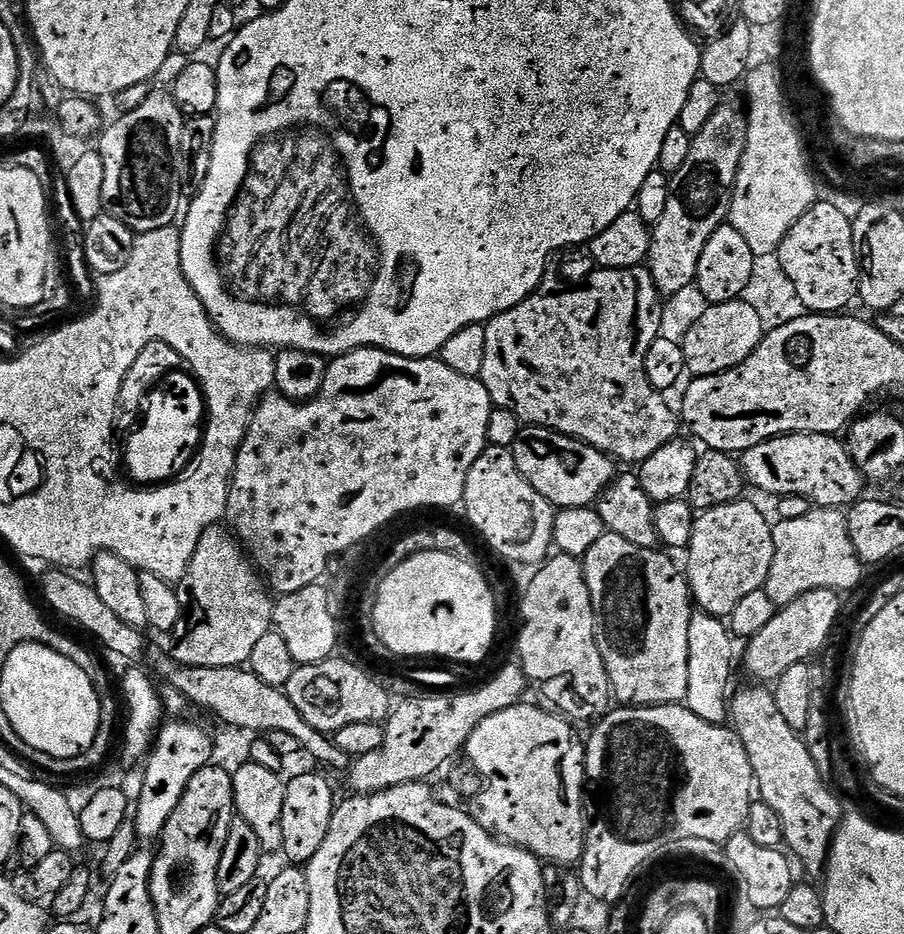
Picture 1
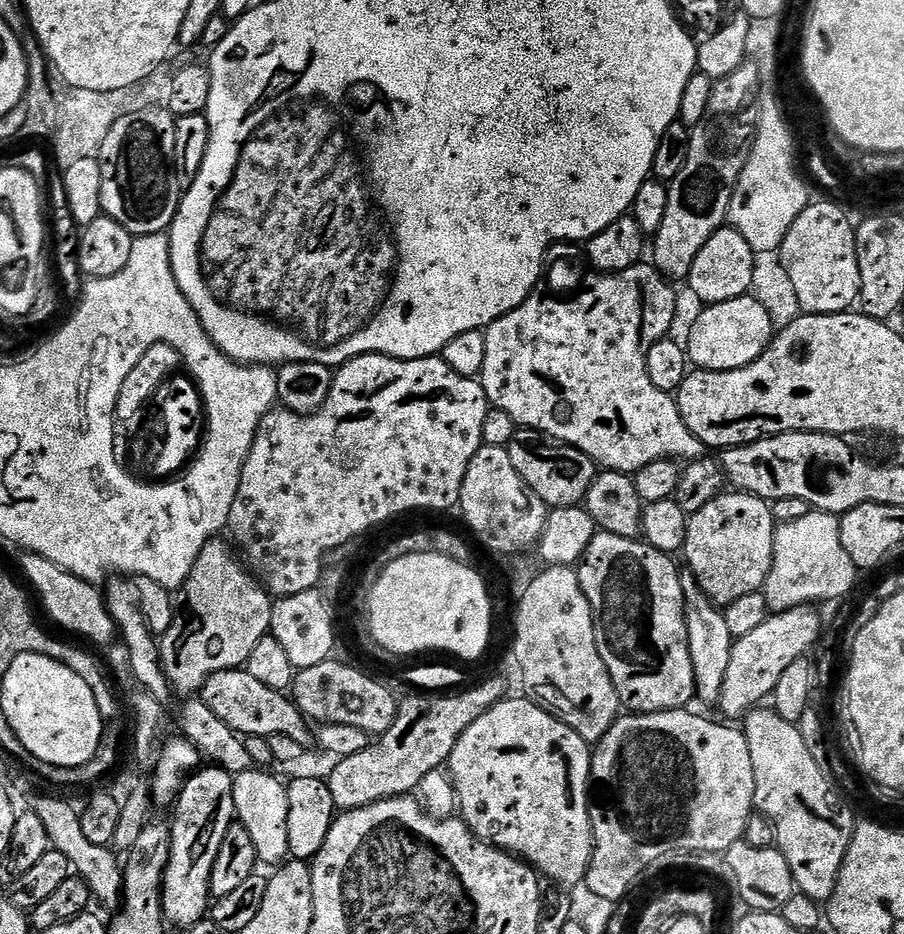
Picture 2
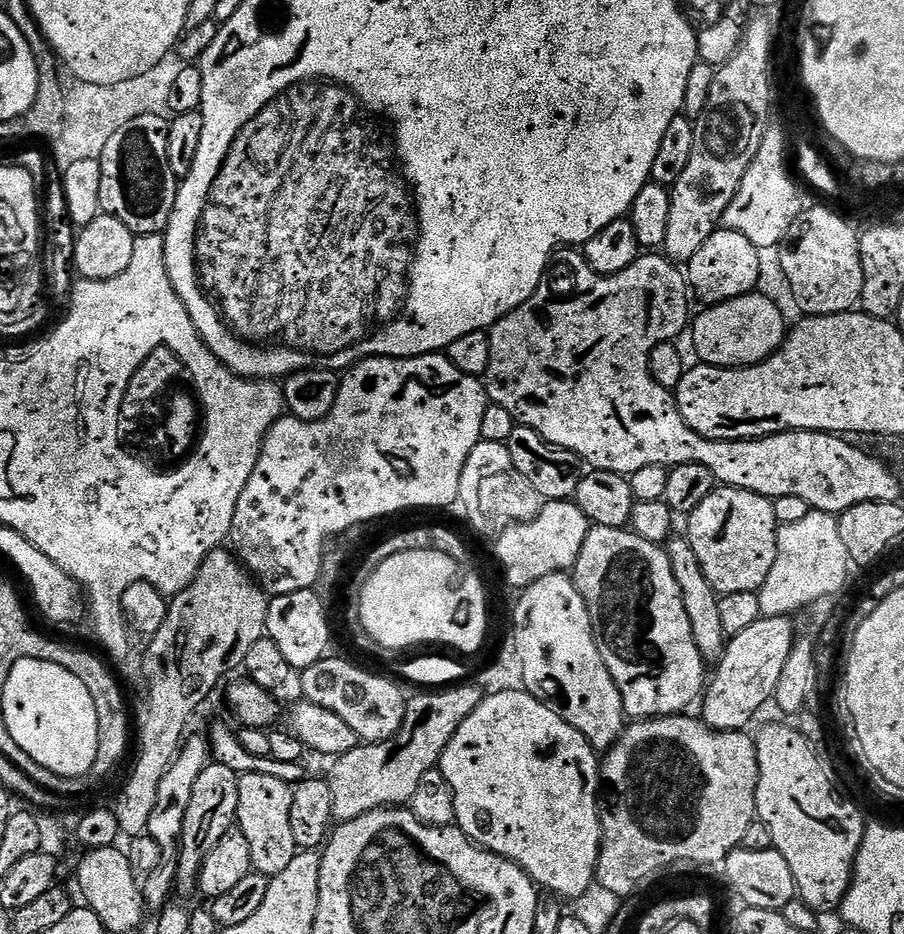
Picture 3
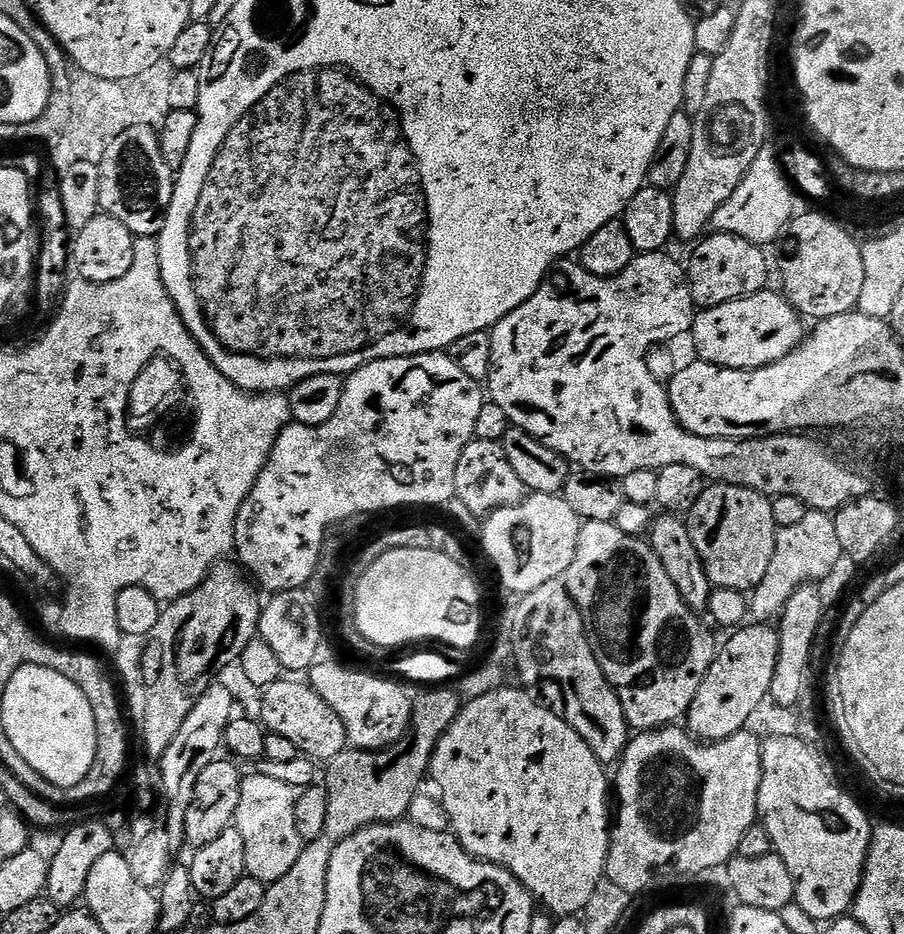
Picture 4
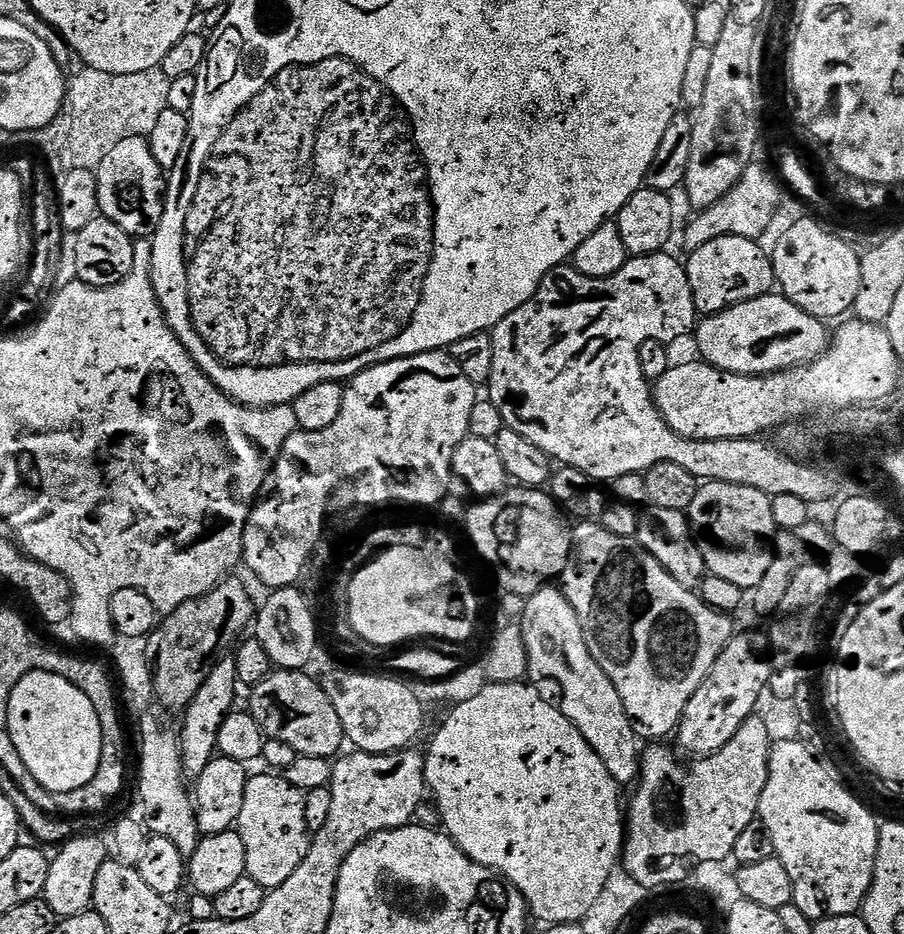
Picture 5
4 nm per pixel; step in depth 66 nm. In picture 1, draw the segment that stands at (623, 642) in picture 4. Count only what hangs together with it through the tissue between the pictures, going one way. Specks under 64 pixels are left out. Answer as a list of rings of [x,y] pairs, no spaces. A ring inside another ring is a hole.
[[[605,531],[604,536],[598,538],[598,542],[594,542],[594,546],[590,546],[588,553],[582,557],[586,586],[590,590],[590,598],[592,599],[594,614],[596,615],[596,641],[598,642],[598,650],[602,654],[602,662],[606,666],[608,683],[612,686],[615,699],[624,706],[679,704],[683,701],[686,694],[688,659],[690,658],[690,618],[694,611],[694,601],[688,590],[688,581],[685,573],[681,569],[679,572],[676,569],[675,562],[667,555],[671,556],[664,550],[634,546],[634,542],[626,542],[626,538],[622,538],[613,532]]]

